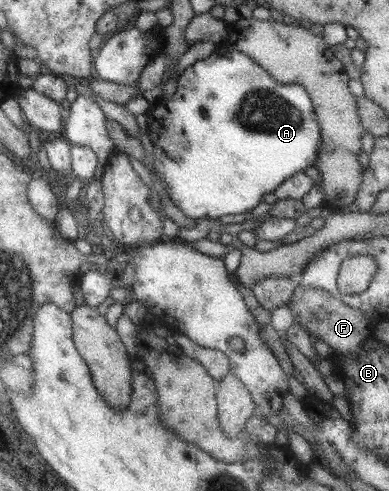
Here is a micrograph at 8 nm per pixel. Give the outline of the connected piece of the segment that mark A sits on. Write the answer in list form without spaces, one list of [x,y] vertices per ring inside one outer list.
[[[227,50],[227,52],[213,52],[211,55],[206,56],[203,60],[197,60],[195,64],[187,66],[183,72],[177,78],[177,88],[172,94],[169,100],[161,100],[160,103],[169,112],[163,114],[161,122],[157,121],[157,118],[161,118],[161,114],[153,114],[148,110],[145,115],[148,116],[147,120],[147,136],[149,142],[152,145],[152,155],[154,158],[153,168],[159,170],[165,178],[166,185],[169,187],[169,197],[185,216],[197,219],[217,219],[219,216],[225,216],[225,214],[243,214],[248,212],[250,208],[253,208],[259,201],[261,196],[269,192],[273,192],[273,189],[281,184],[284,180],[287,180],[290,176],[293,176],[296,172],[302,171],[308,166],[315,164],[317,157],[317,148],[321,142],[319,136],[319,127],[314,113],[314,105],[305,92],[265,92],[265,80],[271,82],[271,78],[265,78],[265,70],[261,66],[257,66],[249,56],[241,54],[237,50]]]

